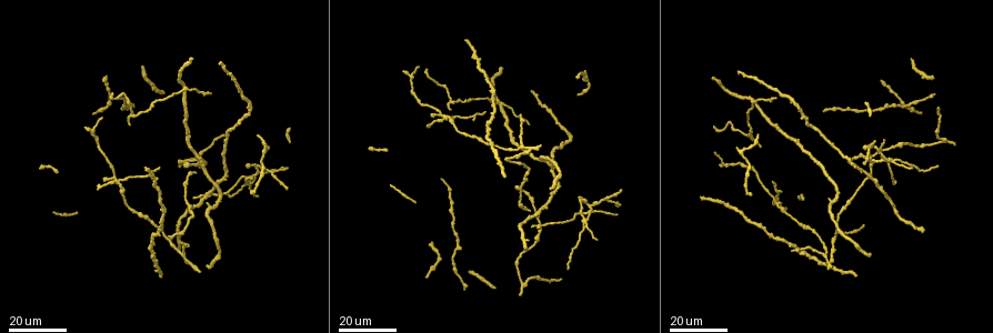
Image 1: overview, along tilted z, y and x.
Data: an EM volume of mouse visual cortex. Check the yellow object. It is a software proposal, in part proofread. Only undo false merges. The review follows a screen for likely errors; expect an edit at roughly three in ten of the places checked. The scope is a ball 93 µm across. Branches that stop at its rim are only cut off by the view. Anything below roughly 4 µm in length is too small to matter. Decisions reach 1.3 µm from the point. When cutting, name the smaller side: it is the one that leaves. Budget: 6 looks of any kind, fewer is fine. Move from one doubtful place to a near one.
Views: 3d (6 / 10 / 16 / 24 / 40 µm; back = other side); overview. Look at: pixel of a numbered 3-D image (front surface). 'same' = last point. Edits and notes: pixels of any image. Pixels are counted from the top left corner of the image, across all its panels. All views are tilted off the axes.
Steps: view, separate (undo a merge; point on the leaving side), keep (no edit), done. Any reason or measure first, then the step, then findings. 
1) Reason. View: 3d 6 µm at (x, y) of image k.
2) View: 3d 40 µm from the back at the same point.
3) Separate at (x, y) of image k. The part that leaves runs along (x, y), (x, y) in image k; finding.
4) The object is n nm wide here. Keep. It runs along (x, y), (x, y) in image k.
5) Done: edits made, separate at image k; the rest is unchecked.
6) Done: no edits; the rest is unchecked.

View: 3d 24 µm at (500, 103) of image 1.

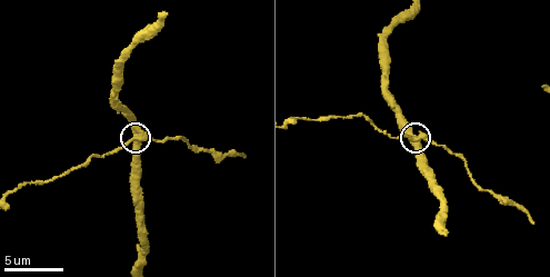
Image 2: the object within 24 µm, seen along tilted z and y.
View: 3d 10 µm at (137, 139) of image 2.

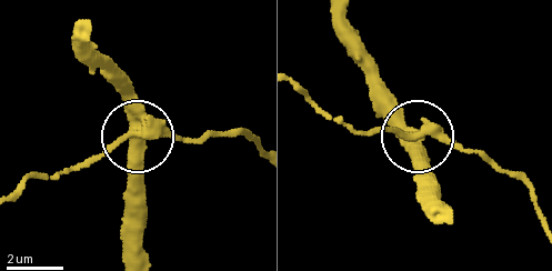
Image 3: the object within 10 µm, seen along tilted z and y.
4 arms meet here. Separate at (180, 139) of image 3. The part that leaves runs along (142, 132), (123, 134), (80, 163), (19, 187) in image 3; two neurons meet here.

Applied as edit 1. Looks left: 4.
A fork. View: 3d 16 µm at (867, 147) of image 1.

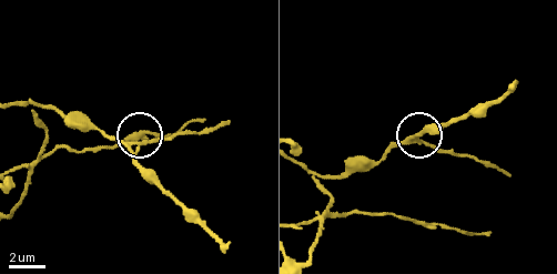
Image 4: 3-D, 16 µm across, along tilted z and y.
View: 3d 6 µm at (140, 146) of image 4.

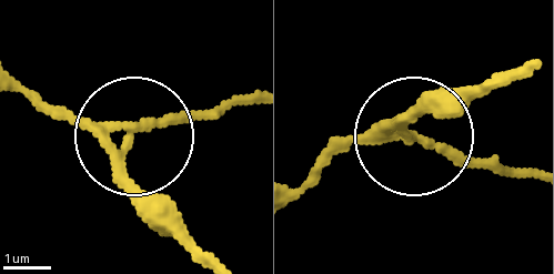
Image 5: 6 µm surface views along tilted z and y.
3 arms meet here. Separate at (181, 118) of image 5. The part that leaves runs along (126, 125), (249, 99) in image 5; two neurons meet here.

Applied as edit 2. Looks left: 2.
Done: edits made, separate at image 3, separate at image 5; the rest is unchecked.

